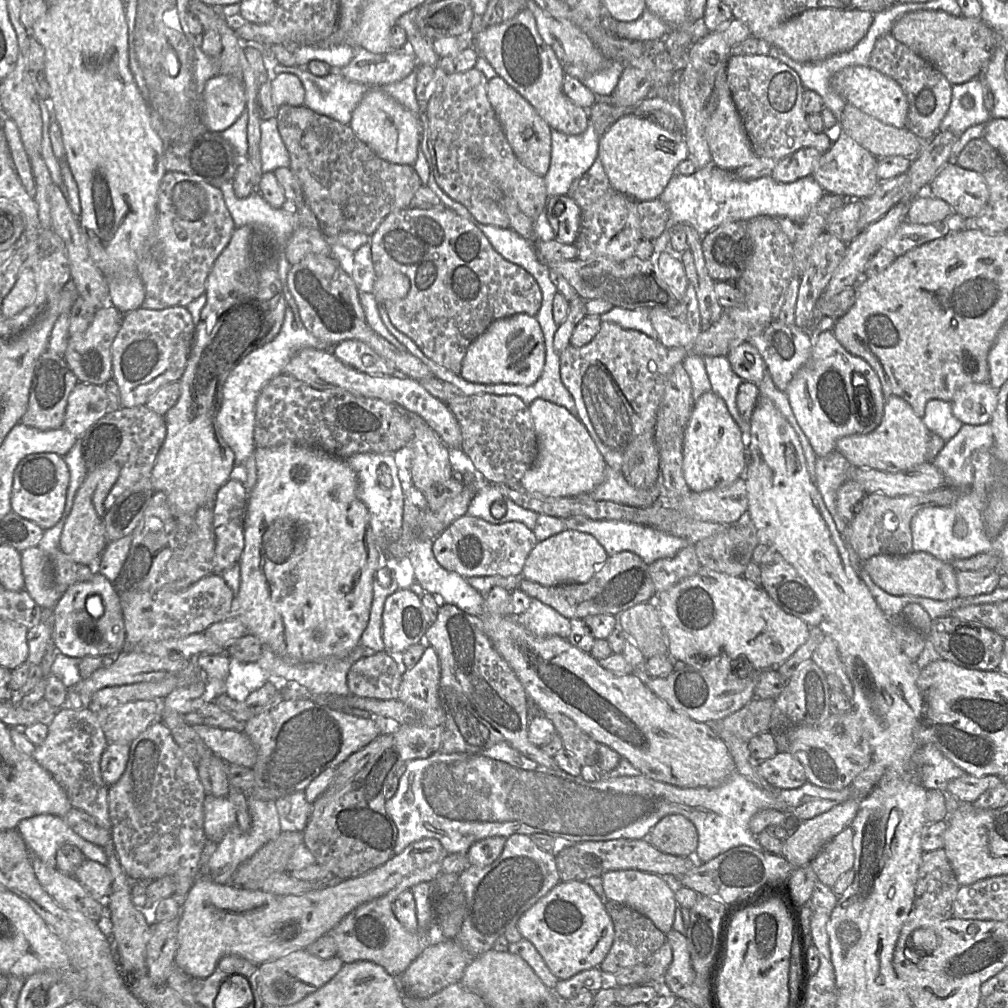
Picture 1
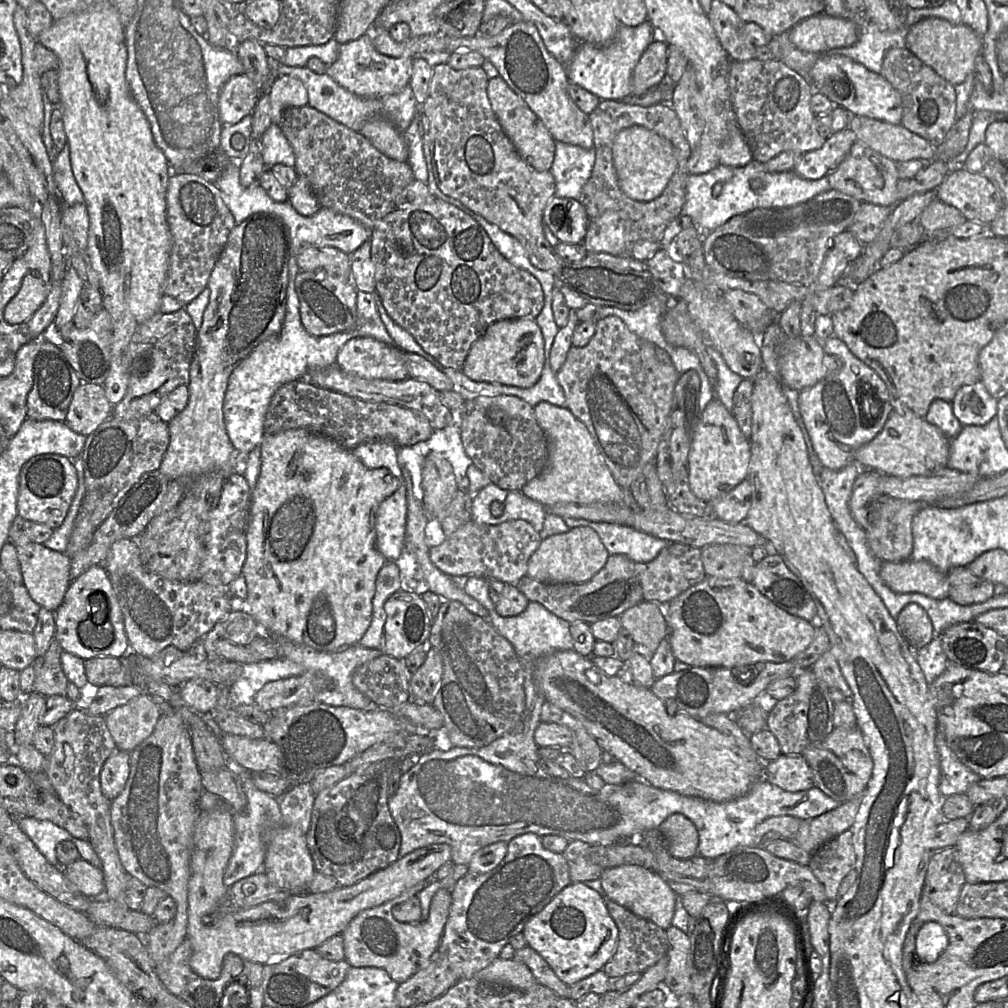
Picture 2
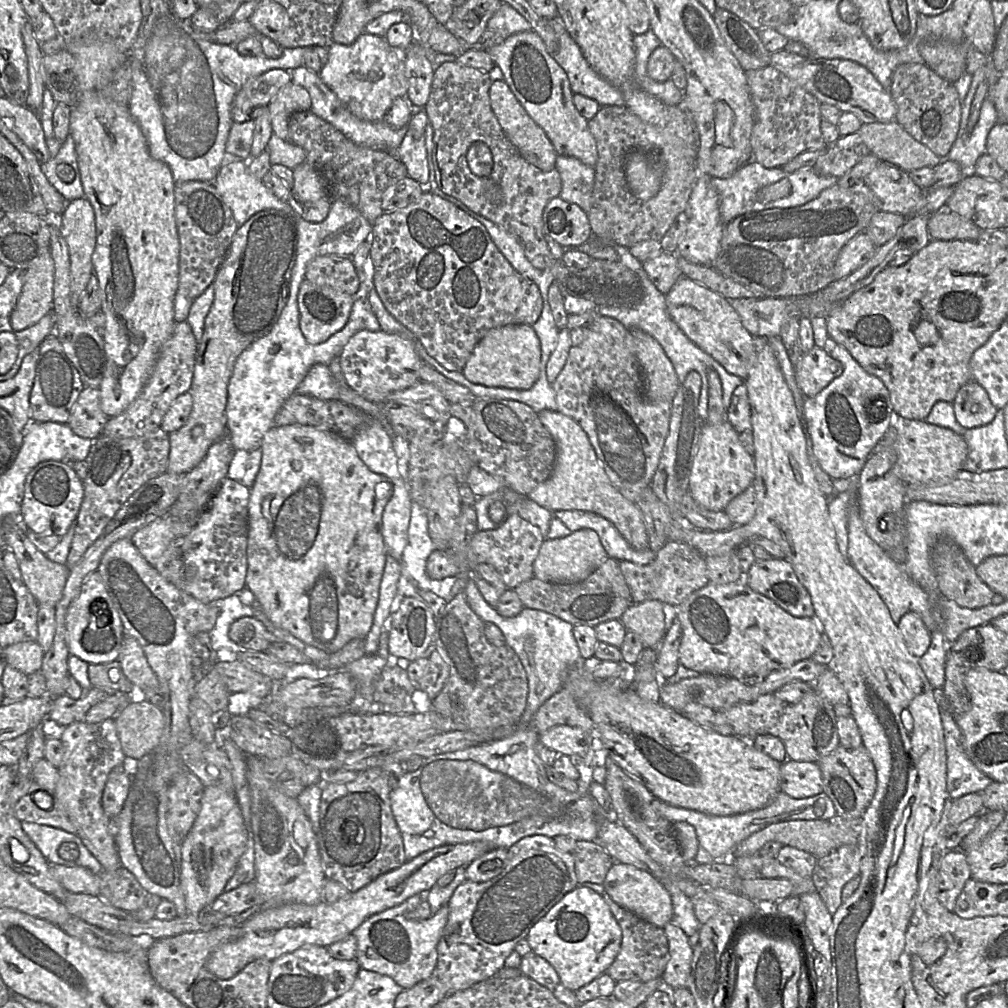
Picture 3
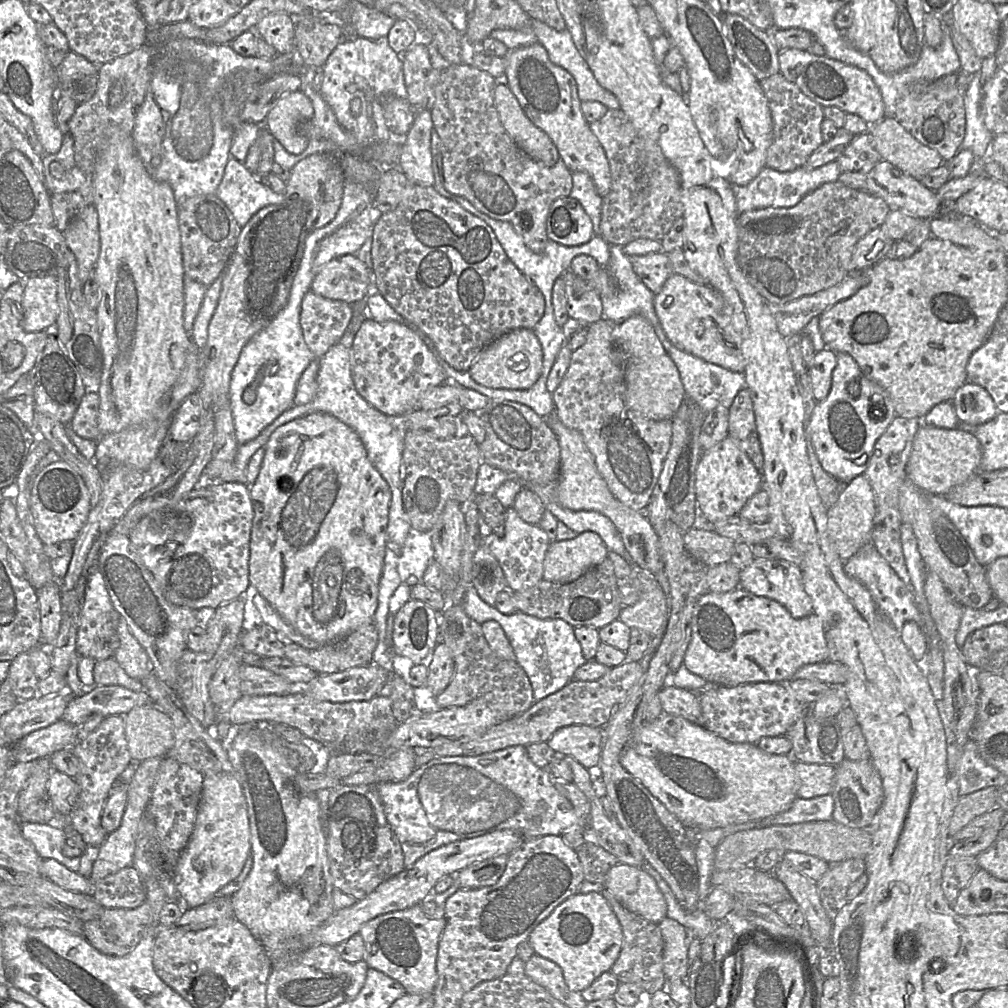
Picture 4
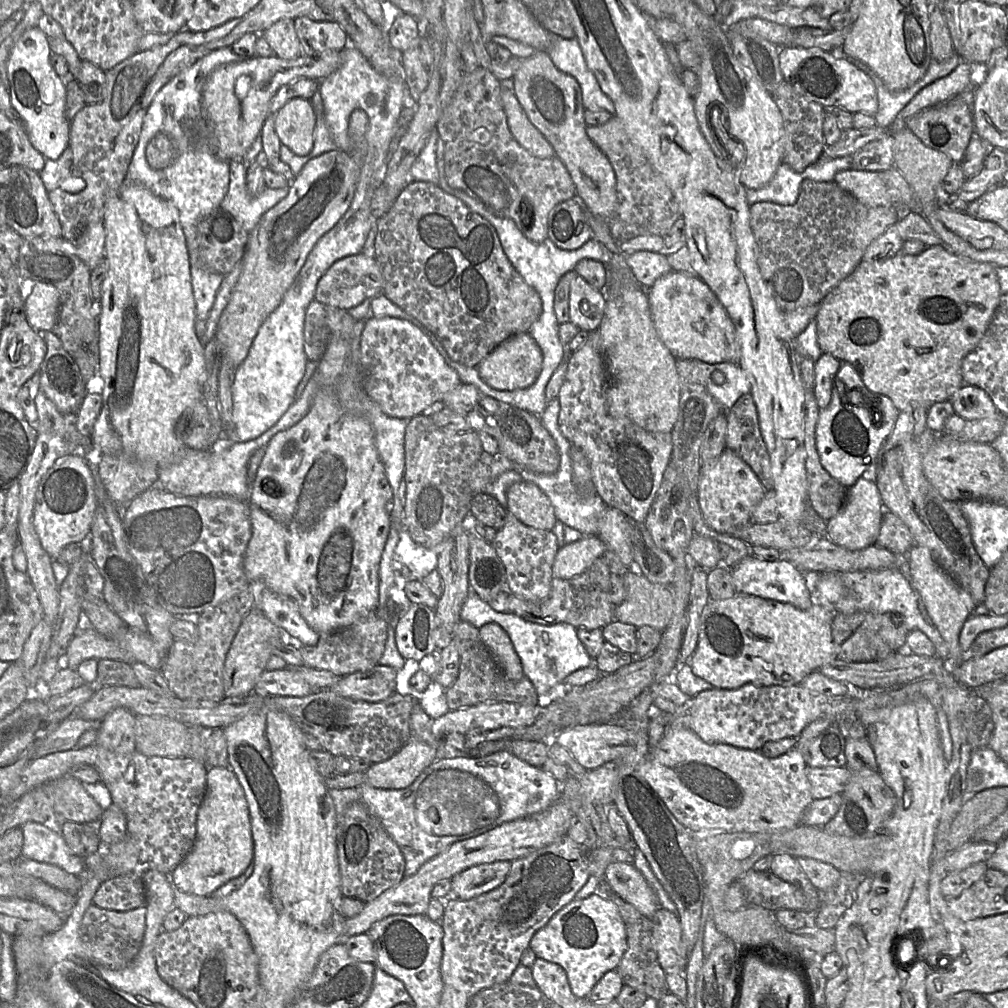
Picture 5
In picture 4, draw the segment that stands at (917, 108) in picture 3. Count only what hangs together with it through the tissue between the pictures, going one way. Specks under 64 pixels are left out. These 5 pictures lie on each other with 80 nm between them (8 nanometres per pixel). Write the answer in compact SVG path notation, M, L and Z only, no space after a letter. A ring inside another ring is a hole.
M916 81L900 89L894 118L916 140L936 150L945 161L960 150L965 136L965 109L962 91L958 86L943 82Z

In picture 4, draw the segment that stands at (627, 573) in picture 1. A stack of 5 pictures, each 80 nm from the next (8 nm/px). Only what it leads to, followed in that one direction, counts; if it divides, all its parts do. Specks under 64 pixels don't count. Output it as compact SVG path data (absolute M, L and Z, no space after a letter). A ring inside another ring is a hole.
M606 558L578 579L570 583L541 580L526 590L512 592L516 612L522 612L540 619L563 619L572 627L593 627L600 629L619 618L623 608L614 574L614 566Z

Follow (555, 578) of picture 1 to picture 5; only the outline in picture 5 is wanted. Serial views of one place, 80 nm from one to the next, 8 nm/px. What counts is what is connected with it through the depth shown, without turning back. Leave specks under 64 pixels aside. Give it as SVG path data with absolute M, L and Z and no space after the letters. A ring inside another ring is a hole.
M596 535L584 536L578 541L560 547L553 563L553 578L570 579L581 574L606 551Z

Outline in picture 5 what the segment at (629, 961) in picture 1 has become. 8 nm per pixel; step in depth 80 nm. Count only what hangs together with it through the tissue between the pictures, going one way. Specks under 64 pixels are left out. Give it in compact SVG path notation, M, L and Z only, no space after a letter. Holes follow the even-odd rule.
M610 890L605 892L604 896L616 905L627 931L628 947L620 964L616 968L617 972L621 976L624 985L638 989L648 997L659 1000L670 992L666 984L666 973L658 962L657 951L652 938L653 923L651 919L642 915L631 904L623 901Z

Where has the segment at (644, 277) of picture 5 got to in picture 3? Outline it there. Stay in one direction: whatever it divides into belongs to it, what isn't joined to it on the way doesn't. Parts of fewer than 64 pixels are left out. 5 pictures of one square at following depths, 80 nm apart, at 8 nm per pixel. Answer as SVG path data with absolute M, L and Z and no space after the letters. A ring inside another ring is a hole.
M661 251L642 262L642 267L656 288L666 295L683 276L676 253Z

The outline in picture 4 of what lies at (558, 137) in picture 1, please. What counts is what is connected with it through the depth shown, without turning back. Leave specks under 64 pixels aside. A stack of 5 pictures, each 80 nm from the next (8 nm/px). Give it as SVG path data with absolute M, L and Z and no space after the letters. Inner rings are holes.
M581 171L572 172L573 187L570 197L576 199L591 219L594 235L600 236L602 197L598 195L589 174Z

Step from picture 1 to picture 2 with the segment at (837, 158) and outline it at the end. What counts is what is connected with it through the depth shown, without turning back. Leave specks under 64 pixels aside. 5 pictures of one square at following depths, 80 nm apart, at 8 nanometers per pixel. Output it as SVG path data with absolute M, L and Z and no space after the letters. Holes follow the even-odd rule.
M860 140L852 145L846 158L827 177L831 189L850 195L860 202L893 207L900 201L897 190L900 178L896 163L875 152Z

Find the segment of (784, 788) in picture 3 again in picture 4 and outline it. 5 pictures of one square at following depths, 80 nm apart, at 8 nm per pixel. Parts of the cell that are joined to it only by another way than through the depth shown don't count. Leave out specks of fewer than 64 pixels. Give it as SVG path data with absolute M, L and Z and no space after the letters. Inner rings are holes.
M795 762L798 780L797 797L811 799L831 794L836 767L825 764Z

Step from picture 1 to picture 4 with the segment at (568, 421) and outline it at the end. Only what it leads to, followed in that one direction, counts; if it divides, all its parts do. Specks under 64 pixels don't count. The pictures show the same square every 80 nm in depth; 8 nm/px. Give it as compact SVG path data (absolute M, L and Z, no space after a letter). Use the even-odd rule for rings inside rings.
M555 412L542 418L556 436L560 447L560 471L555 486L555 501L570 510L596 511L607 516L617 528L633 565L652 575L658 573L663 567L659 540L645 513L626 506L610 492L578 431L566 427Z

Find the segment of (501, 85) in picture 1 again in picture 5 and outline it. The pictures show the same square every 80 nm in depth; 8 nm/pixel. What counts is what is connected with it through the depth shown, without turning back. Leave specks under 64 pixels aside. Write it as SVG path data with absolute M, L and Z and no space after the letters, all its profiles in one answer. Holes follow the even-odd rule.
M502 87L501 99L509 129L516 141L533 156L539 158L555 157L554 148L531 123L514 91Z

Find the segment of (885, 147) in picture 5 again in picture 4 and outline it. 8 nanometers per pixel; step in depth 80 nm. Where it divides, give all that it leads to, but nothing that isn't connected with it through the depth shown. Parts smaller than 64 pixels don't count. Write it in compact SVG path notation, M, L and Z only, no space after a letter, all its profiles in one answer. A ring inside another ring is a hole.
M865 132L855 135L835 161L842 172L865 172L872 169L881 160L882 158L874 146L872 135Z

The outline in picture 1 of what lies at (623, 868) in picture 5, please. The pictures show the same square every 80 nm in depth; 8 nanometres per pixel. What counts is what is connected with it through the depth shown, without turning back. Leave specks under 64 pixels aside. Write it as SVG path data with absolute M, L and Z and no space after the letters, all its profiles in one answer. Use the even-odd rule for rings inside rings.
M632 869L609 871L601 877L607 899L626 905L646 916L665 935L673 928L676 900L669 879Z

